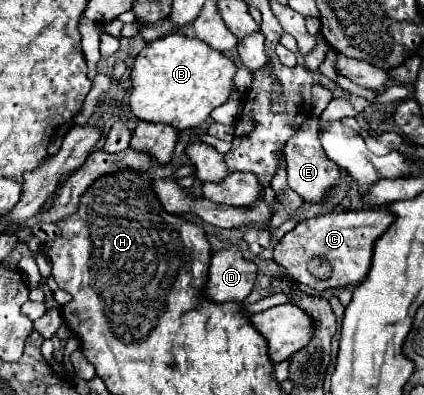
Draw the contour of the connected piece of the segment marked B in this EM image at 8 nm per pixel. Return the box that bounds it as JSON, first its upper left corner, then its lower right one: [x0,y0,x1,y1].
[129,34,235,130]

